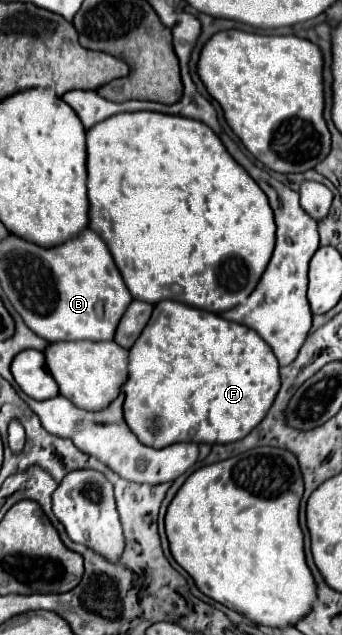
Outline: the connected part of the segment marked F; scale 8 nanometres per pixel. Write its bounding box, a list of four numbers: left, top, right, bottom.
[125,301,281,449]

